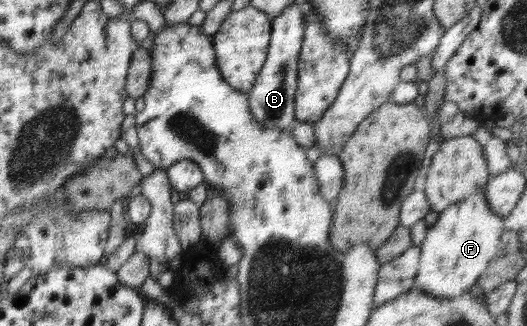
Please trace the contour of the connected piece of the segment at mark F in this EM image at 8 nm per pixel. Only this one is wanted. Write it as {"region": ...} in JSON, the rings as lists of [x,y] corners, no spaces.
{"region":[[[486,184],[466,196],[464,200],[452,204],[439,213],[438,220],[426,231],[426,236],[420,247],[419,266],[415,279],[414,289],[420,293],[436,299],[452,299],[470,292],[472,286],[477,284],[477,279],[484,273],[488,263],[492,261],[498,250],[500,237],[505,231],[503,217],[492,212],[486,202]]]}

